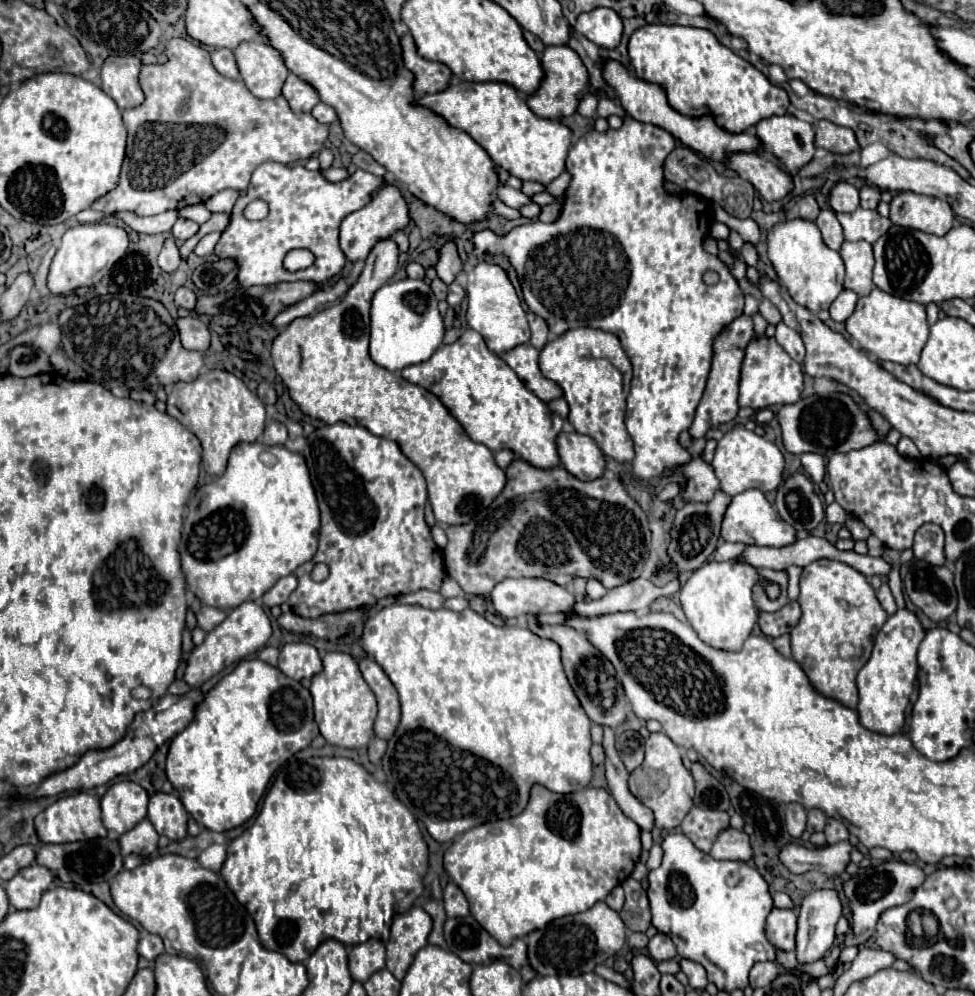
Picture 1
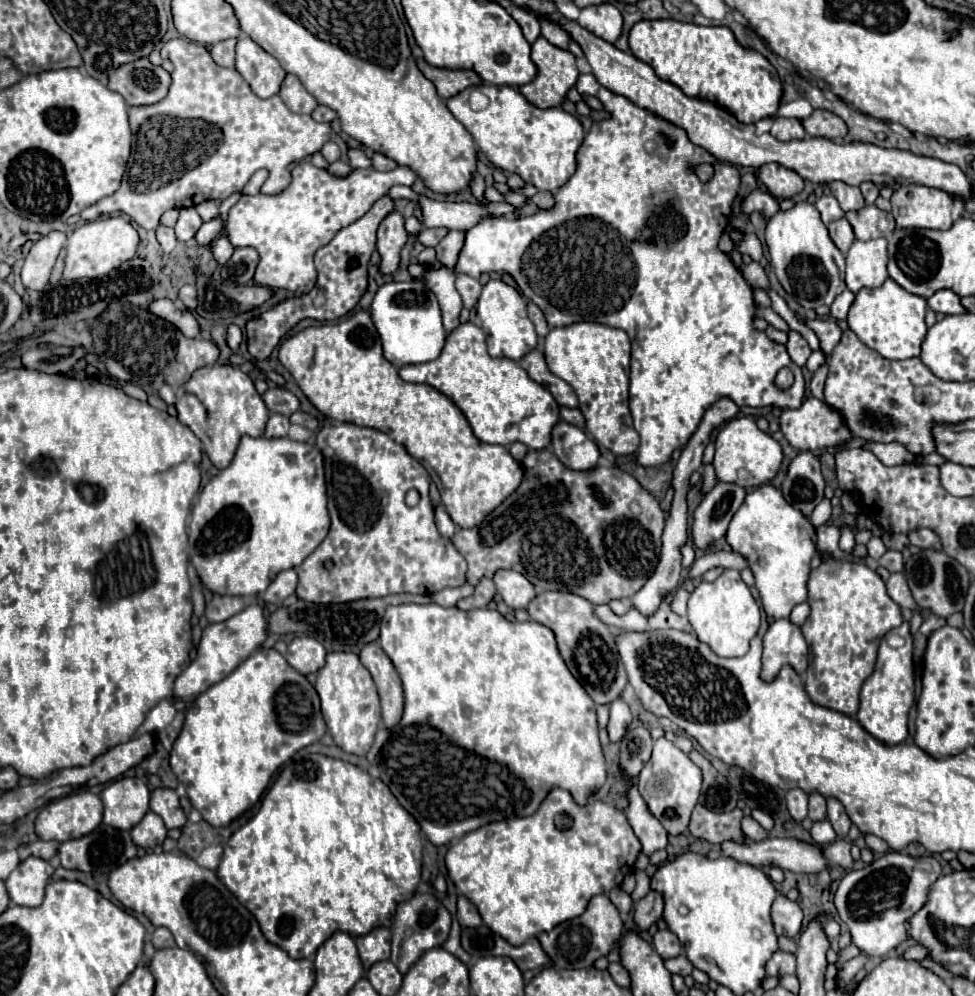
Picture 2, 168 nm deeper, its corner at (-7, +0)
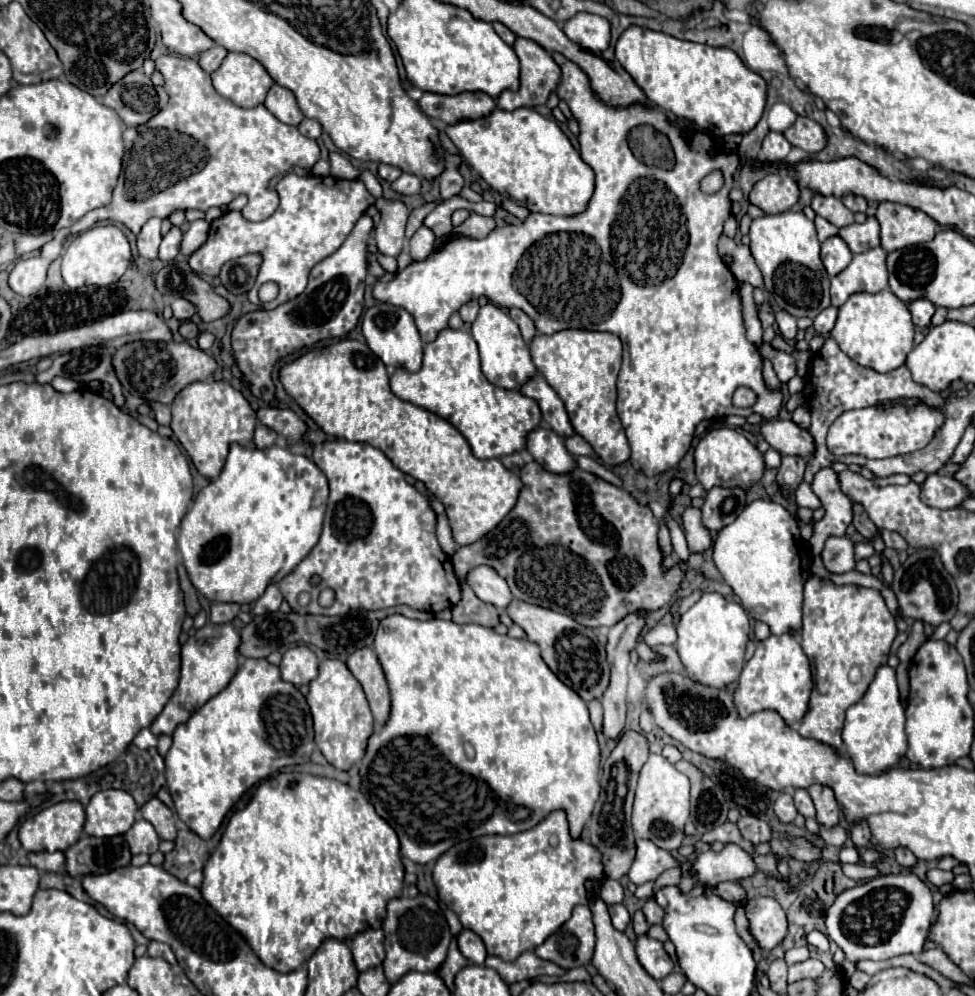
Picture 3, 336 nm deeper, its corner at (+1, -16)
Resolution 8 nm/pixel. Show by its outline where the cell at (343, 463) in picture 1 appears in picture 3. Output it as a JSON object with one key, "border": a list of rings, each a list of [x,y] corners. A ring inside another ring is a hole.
{"border":[[[332,440],[332,442],[322,442],[322,444],[316,444],[314,450],[312,450],[312,460],[318,464],[318,468],[326,474],[328,478],[328,484],[330,484],[330,498],[328,498],[328,508],[326,508],[326,516],[324,516],[324,530],[322,530],[322,536],[318,540],[318,544],[314,546],[314,550],[294,568],[292,574],[288,574],[286,578],[282,578],[282,582],[278,584],[286,602],[292,606],[294,612],[298,614],[324,614],[324,616],[344,616],[346,612],[350,610],[380,610],[380,608],[390,608],[390,606],[398,606],[398,604],[406,604],[414,610],[426,610],[426,612],[440,612],[444,608],[452,608],[458,600],[460,600],[460,584],[458,584],[458,578],[454,576],[454,570],[452,570],[452,562],[450,558],[442,552],[442,548],[438,546],[438,540],[436,540],[436,534],[434,534],[434,528],[436,528],[436,516],[434,512],[430,510],[428,506],[428,498],[422,496],[414,486],[410,486],[406,482],[406,476],[392,466],[392,462],[374,446],[370,444],[362,444],[362,442],[348,442],[348,440]],[[312,574],[318,574],[322,576],[322,584],[318,588],[310,586],[310,576]],[[322,588],[332,588],[334,594],[336,594],[336,602],[330,606],[330,608],[322,608],[318,604],[318,594]],[[300,592],[308,592],[312,596],[310,604],[308,606],[300,606],[298,604],[298,594]]]}

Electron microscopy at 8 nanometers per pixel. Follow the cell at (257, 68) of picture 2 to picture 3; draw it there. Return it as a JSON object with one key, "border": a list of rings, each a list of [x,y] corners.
{"border":[[[230,52],[222,66],[212,74],[214,88],[236,106],[256,108],[264,104],[274,80],[266,68],[248,54]]]}

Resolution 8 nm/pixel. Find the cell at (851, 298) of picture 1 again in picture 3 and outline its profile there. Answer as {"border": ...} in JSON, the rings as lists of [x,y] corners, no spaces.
{"border":[[[830,306],[830,308],[822,310],[822,312],[814,318],[814,330],[816,330],[820,336],[826,336],[826,334],[834,328],[836,318],[838,318],[838,308]]]}

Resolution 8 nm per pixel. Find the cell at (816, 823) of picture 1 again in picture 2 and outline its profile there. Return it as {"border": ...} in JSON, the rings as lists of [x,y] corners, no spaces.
{"border":[[[818,792],[808,796],[808,816],[810,820],[824,820],[826,818],[826,798]]]}

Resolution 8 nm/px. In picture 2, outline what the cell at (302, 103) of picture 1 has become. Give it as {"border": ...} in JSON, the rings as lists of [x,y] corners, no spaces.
{"border":[[[286,74],[278,96],[296,114],[312,114],[312,110],[318,106],[318,102],[314,100],[314,96],[306,92],[306,88],[302,86],[302,82],[294,74]]]}

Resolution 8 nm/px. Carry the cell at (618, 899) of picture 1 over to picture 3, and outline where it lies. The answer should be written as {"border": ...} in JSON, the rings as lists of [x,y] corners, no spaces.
{"border":[[[614,904],[614,906],[608,906],[608,912],[610,912],[610,918],[612,918],[612,926],[620,932],[626,930],[628,922],[630,922],[630,914],[628,910],[624,908],[624,904]]]}

